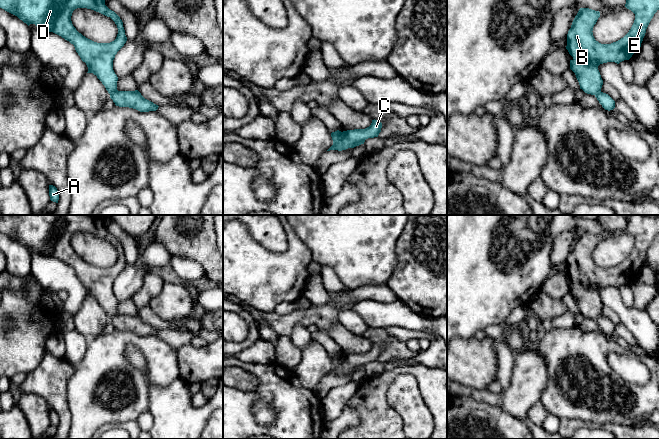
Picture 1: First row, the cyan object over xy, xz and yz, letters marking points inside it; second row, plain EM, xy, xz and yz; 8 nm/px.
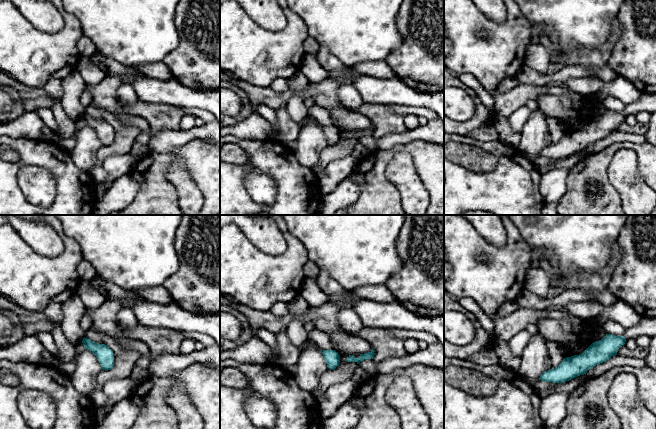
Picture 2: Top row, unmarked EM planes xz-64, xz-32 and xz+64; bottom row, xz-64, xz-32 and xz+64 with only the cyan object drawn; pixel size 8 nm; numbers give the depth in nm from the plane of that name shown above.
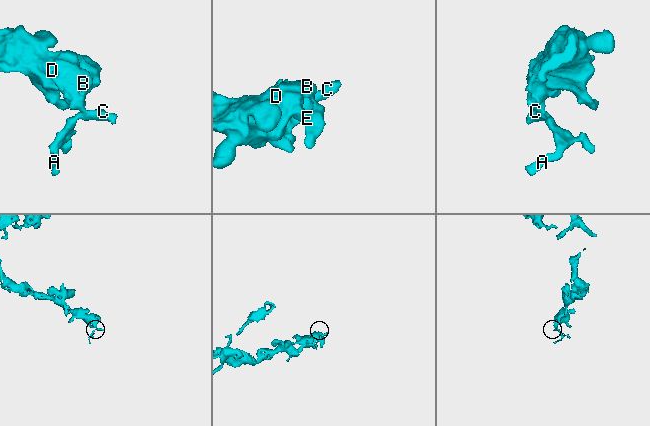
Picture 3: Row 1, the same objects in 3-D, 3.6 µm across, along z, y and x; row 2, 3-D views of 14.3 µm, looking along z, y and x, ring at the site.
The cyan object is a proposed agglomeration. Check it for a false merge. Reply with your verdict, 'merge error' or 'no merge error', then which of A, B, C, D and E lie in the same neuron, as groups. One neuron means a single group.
merge error; groups A C / B D E

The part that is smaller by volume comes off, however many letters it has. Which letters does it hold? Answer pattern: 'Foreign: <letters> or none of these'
Foreign: A, C

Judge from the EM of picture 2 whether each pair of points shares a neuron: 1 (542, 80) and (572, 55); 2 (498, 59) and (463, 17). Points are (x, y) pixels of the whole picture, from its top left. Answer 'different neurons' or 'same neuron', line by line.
1: different neurons
2: same neuron

